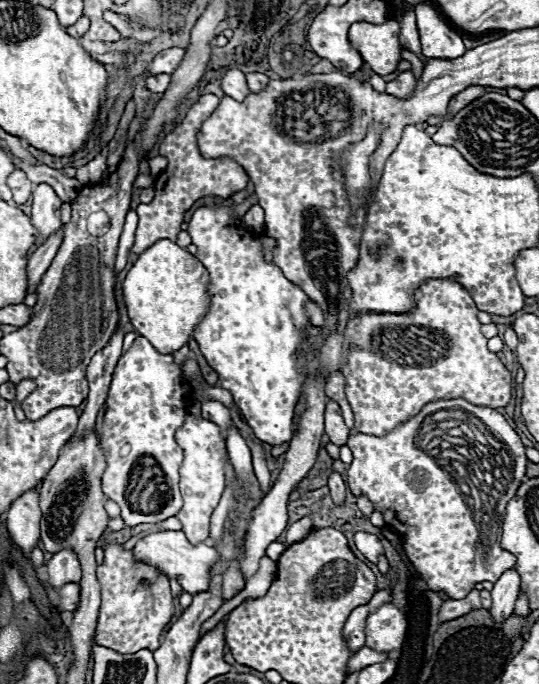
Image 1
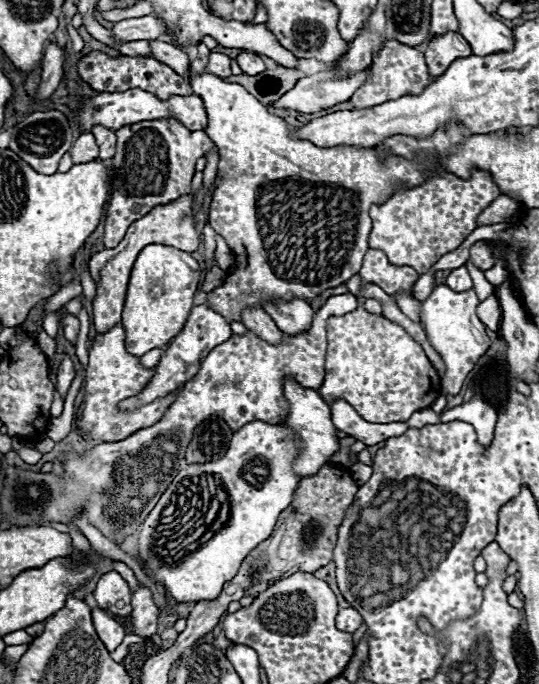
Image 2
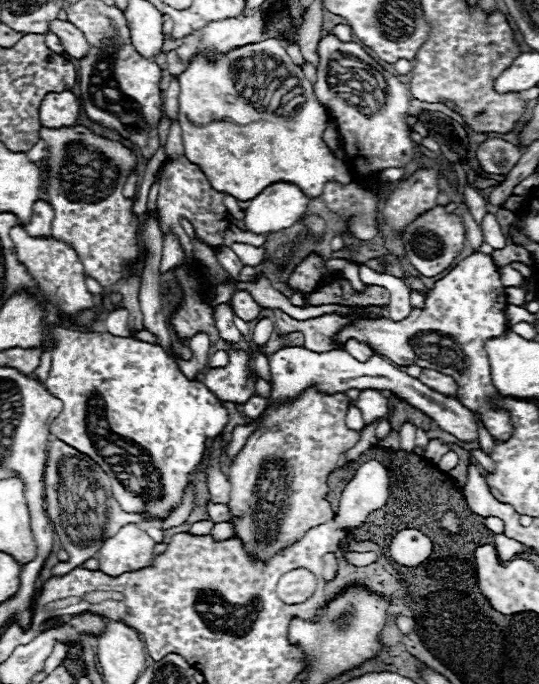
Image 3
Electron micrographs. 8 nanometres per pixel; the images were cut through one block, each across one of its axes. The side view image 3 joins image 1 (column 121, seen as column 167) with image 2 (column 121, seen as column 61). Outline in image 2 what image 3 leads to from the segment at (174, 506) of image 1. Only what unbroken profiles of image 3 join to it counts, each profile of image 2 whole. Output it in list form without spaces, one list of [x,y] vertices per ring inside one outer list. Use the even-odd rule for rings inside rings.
[[[122,324],[112,326],[106,334],[96,334],[90,348],[90,364],[86,368],[86,396],[84,396],[84,412],[78,426],[78,434],[88,436],[92,440],[102,440],[102,442],[118,442],[128,438],[132,432],[160,420],[160,416],[166,412],[168,404],[176,400],[180,390],[168,394],[166,398],[154,400],[152,404],[146,404],[136,412],[120,412],[116,408],[120,400],[128,396],[136,396],[136,392],[140,392],[140,388],[144,388],[144,384],[150,378],[152,378],[152,370],[140,366],[138,358],[126,352]]]

